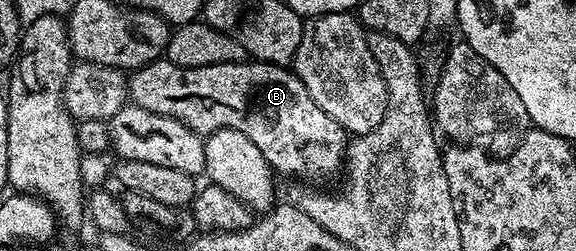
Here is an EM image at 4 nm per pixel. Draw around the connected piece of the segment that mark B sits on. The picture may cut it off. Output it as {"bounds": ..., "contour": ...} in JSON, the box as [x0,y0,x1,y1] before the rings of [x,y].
{"bounds":[128,59,346,181],"contour":[[[167,59],[151,61],[149,65],[144,65],[140,69],[135,70],[131,74],[128,83],[128,92],[130,94],[131,104],[142,107],[146,111],[154,111],[158,115],[166,115],[170,119],[178,119],[178,123],[182,123],[195,133],[207,135],[218,131],[219,129],[233,129],[234,131],[242,131],[242,135],[246,135],[246,139],[250,139],[250,143],[254,143],[254,147],[258,147],[258,151],[262,151],[262,155],[266,155],[268,164],[272,166],[277,174],[293,173],[296,177],[301,177],[304,181],[324,181],[327,177],[332,177],[341,172],[342,166],[346,161],[346,134],[344,129],[338,123],[334,123],[334,119],[330,119],[326,115],[326,111],[322,111],[322,107],[318,107],[318,103],[314,103],[314,99],[310,99],[310,93],[306,91],[306,87],[302,87],[302,83],[296,77],[295,72],[291,68],[283,65],[271,65],[265,61],[255,59],[245,59],[238,63],[220,63],[211,65],[210,67],[194,67],[193,69],[183,69]]]}

